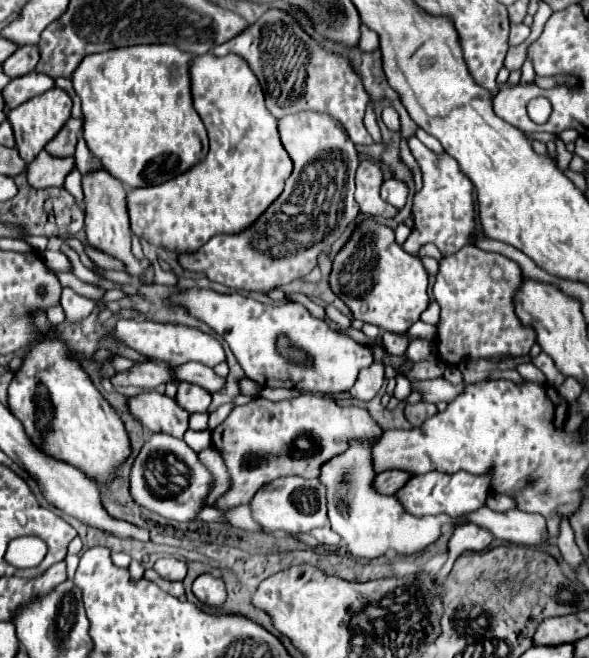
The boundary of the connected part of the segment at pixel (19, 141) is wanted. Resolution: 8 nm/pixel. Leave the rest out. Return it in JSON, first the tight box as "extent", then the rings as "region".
{"extent":[8,87,72,163],"region":[[[52,87],[50,91],[22,103],[20,107],[12,109],[8,113],[8,121],[14,129],[14,137],[16,137],[16,147],[20,151],[20,157],[30,163],[42,149],[44,145],[62,129],[62,125],[70,119],[70,109],[72,109],[72,99],[66,91]]]}

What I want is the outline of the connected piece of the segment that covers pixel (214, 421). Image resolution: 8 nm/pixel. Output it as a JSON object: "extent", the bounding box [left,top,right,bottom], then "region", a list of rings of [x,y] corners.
{"extent":[208,403,232,431],"region":[[[226,403],[226,405],[218,407],[214,413],[210,413],[210,421],[208,421],[210,431],[212,431],[214,427],[218,427],[218,425],[228,417],[228,413],[230,413],[230,411],[232,411],[232,403]]]}

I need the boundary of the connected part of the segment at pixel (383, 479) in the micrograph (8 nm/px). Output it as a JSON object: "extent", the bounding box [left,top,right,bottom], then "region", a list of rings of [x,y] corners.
{"extent":[374,469,410,495],"region":[[[398,469],[384,471],[374,477],[374,489],[382,495],[394,495],[408,479],[410,479],[410,473],[406,471],[398,471]]]}

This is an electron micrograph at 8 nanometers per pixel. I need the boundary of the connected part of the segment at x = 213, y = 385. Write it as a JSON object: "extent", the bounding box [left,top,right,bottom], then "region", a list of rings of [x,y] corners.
{"extent":[174,361,224,393],"region":[[[188,361],[184,365],[178,365],[174,369],[174,375],[178,381],[186,381],[190,385],[198,385],[202,389],[206,389],[208,393],[214,393],[218,391],[222,385],[224,385],[224,379],[218,377],[214,373],[214,369],[202,365],[202,363],[196,363],[196,361]]]}

